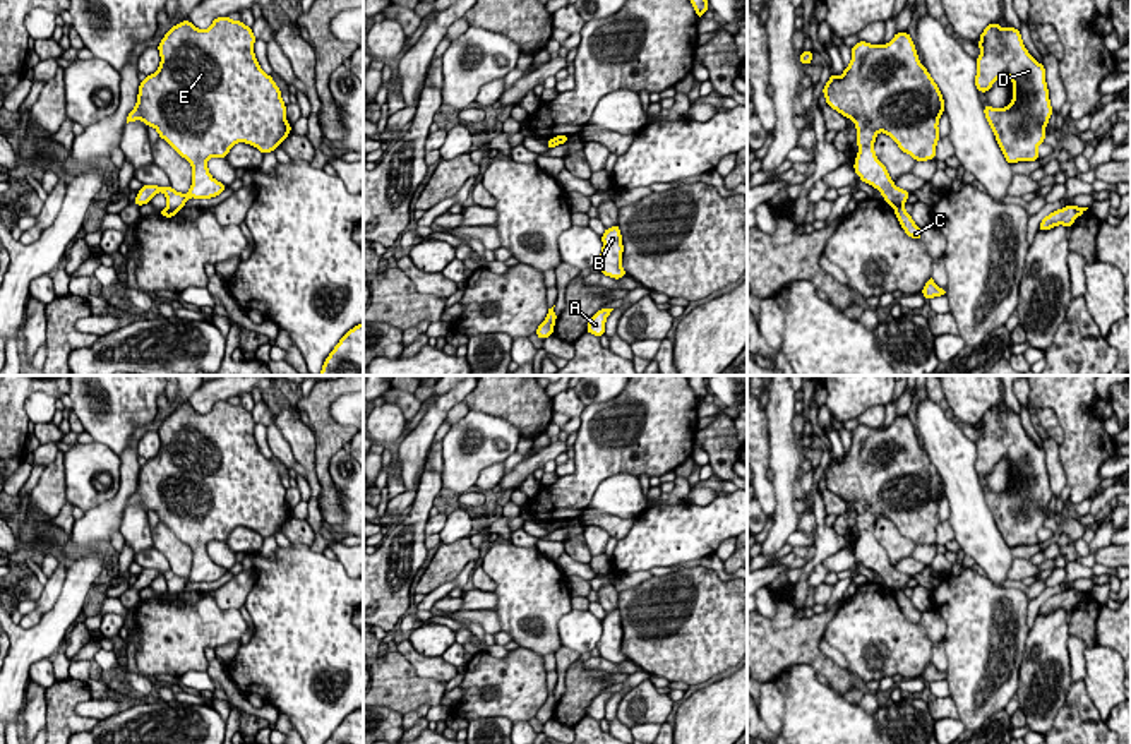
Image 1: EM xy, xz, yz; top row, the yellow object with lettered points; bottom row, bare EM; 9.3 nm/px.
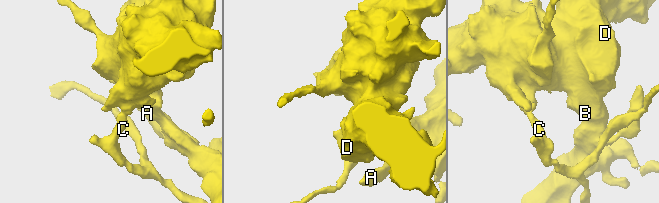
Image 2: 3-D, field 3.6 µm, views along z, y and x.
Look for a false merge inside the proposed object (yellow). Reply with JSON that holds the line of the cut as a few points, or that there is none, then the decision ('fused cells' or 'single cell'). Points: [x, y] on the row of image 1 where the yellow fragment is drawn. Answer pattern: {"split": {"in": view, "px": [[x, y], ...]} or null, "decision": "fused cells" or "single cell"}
{"split": {"in": "yz", "px": [[902, 204], [895, 208]]}, "decision": "fused cells"}

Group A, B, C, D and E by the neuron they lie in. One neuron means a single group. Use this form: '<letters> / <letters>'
A B D E / C

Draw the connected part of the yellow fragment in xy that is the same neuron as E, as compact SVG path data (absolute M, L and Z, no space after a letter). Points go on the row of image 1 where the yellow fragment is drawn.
M228 15L216 17L209 29L197 29L185 19L165 34L158 45L159 69L141 82L137 105L127 123L142 120L154 127L159 137L192 165L192 185L187 194L171 187L142 185L134 204L141 207L163 192L168 207L180 211L190 197L218 197L226 185L211 177L209 158L226 158L236 142L250 144L266 154L288 137L291 125L284 115L286 105L272 77L260 69L254 43L252 27Z

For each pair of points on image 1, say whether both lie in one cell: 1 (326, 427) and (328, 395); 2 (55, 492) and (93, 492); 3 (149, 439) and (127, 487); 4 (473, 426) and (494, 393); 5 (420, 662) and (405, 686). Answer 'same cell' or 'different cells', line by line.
1: same cell
2: different cells
3: different cells
4: different cells
5: different cells

